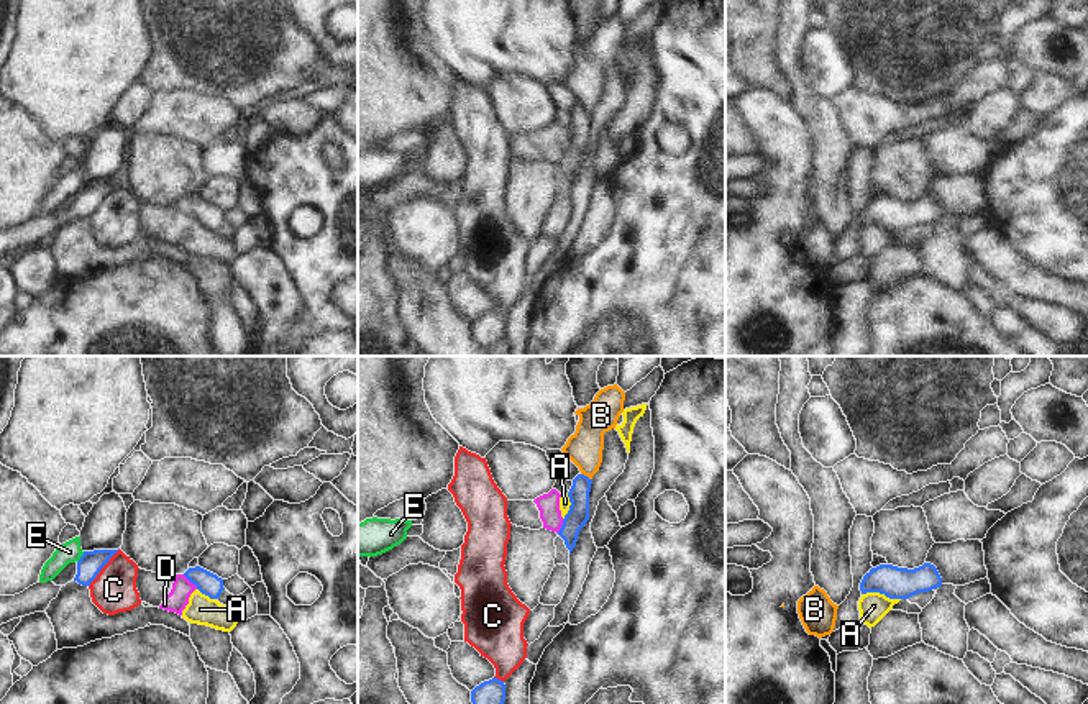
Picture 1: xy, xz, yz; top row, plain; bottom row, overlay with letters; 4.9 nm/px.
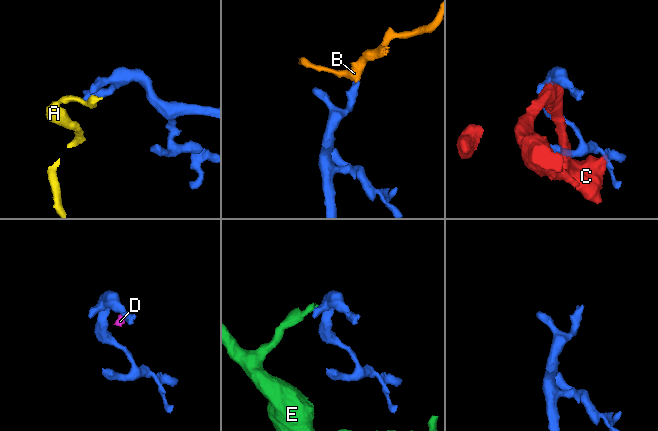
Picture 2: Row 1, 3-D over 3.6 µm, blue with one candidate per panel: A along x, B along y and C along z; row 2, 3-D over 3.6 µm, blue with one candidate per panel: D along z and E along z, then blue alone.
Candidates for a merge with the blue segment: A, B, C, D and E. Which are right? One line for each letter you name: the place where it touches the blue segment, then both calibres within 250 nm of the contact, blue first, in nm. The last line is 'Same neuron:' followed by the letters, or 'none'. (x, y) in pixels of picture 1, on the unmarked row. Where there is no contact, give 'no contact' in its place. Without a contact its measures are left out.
Same neuron: none

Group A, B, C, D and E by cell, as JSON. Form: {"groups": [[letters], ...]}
{"groups": [["A", "D"], ["B"], ["C"], ["E"]]}

